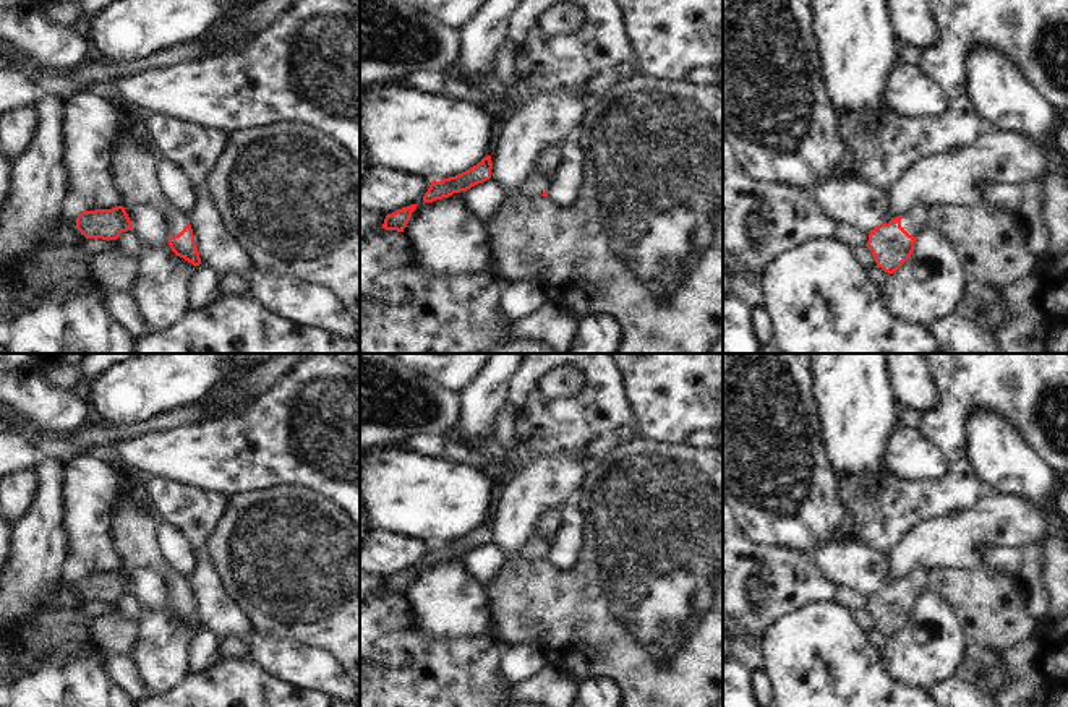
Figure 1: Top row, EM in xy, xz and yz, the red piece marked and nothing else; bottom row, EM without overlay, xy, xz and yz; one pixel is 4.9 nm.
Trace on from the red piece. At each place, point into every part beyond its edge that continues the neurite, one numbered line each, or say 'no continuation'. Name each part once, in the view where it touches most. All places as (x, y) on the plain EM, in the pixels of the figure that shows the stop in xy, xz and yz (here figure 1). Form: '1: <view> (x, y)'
1: yz (918, 582)

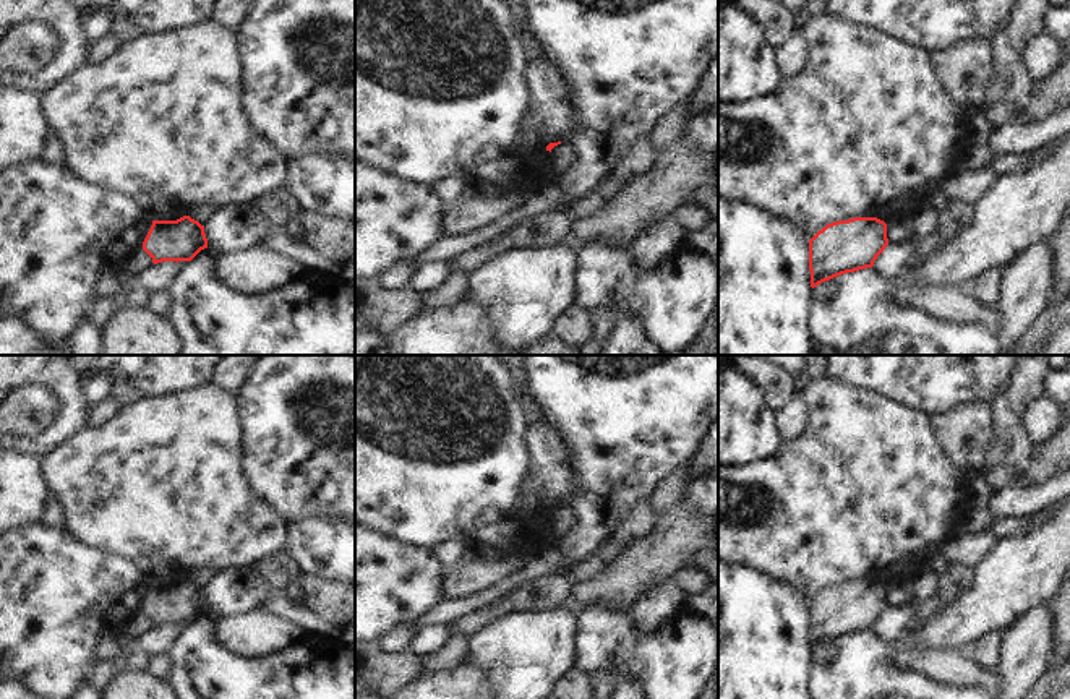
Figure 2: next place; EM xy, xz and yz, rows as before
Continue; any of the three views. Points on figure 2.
no continuation

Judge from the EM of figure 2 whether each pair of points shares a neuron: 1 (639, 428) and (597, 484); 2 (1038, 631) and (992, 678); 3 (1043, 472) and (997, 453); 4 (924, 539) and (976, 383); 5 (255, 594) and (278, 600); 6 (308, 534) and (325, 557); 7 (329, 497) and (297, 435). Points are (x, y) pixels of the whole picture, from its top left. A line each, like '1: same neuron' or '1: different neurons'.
1: same neuron
2: different neurons
3: different neurons
4: different neurons
5: different neurons
6: same neuron
7: same neuron

